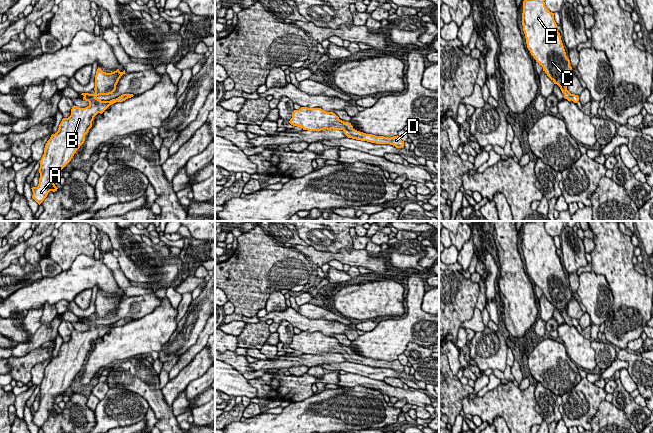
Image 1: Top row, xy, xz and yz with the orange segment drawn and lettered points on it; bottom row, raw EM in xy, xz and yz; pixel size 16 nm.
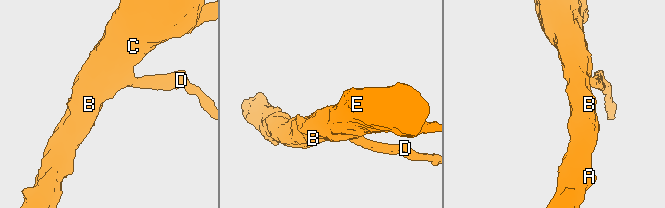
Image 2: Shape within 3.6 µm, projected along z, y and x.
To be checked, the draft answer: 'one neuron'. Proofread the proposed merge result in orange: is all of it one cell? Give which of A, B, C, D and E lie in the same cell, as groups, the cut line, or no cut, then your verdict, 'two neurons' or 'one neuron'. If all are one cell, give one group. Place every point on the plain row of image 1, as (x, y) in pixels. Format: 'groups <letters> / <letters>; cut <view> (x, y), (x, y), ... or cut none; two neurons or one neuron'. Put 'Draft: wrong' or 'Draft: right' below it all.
groups A B C D E; cut none; one neuron
Draft: right

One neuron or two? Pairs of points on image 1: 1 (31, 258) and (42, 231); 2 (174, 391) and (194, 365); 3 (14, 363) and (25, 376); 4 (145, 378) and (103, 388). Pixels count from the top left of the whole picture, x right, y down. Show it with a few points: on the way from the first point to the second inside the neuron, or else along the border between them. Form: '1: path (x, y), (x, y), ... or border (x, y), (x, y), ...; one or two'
1: border (34, 246), (29, 246), (23, 255); two
2: path (177, 385), (191, 371); one
3: path (17, 366), (22, 373); one
4: border (105, 382), (109, 388); two

